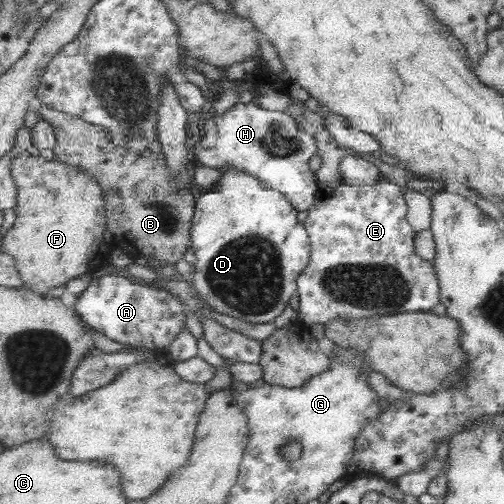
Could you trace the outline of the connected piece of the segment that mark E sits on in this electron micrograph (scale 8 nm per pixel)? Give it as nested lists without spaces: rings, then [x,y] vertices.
[[[386,176],[374,185],[350,185],[343,183],[338,187],[320,189],[316,193],[316,203],[308,210],[308,216],[304,220],[305,228],[308,229],[312,241],[312,258],[308,268],[298,278],[298,319],[310,327],[311,324],[319,323],[326,326],[329,322],[338,318],[345,320],[361,320],[363,318],[376,318],[377,316],[395,316],[404,312],[429,312],[441,303],[440,281],[437,279],[433,262],[426,262],[417,255],[416,236],[417,230],[409,224],[412,209],[408,206],[405,194],[407,190],[401,185],[389,181]]]

